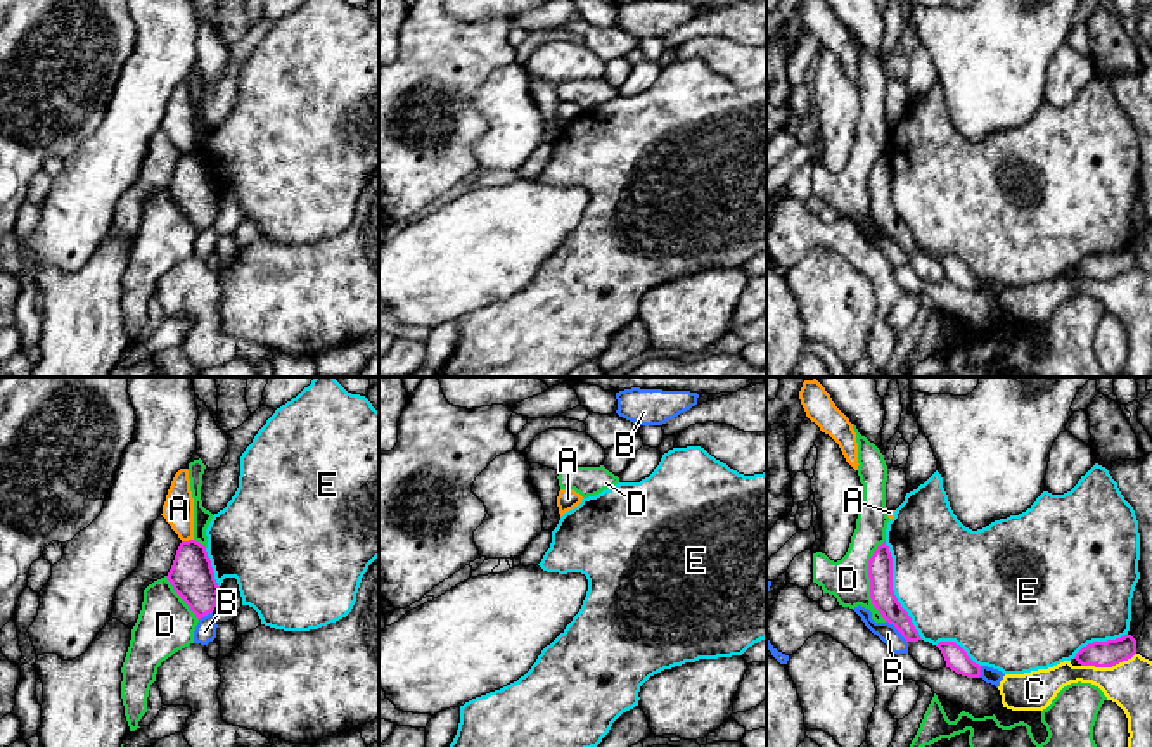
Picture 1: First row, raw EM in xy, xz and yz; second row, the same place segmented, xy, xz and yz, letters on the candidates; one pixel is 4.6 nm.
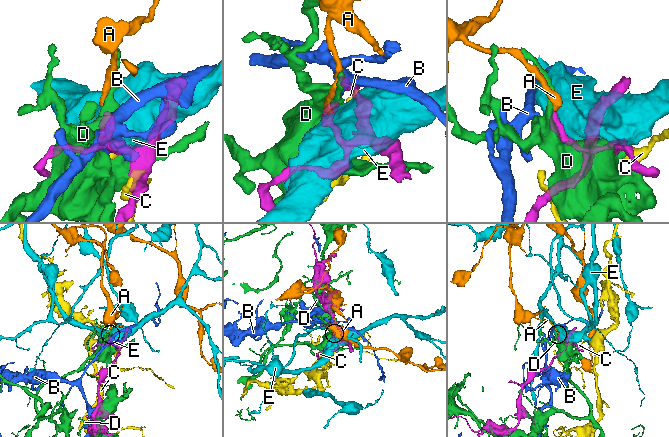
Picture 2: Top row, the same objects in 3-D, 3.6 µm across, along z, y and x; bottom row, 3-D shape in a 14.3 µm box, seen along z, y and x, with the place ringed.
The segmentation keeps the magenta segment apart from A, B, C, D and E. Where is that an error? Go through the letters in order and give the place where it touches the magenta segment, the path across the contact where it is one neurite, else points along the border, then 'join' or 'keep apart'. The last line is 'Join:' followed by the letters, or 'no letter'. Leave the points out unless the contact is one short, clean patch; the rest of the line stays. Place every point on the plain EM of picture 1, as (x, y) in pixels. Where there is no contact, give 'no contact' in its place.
A: contact xy (189, 153); border xy (192, 151), (182, 154); keep apart
B: contact yz (898, 242); keep apart
C: contact yz (1107, 279); keep apart
D: contact yz (870, 192); keep apart
E: contact yz (891, 203); keep apart
Join: no letter

